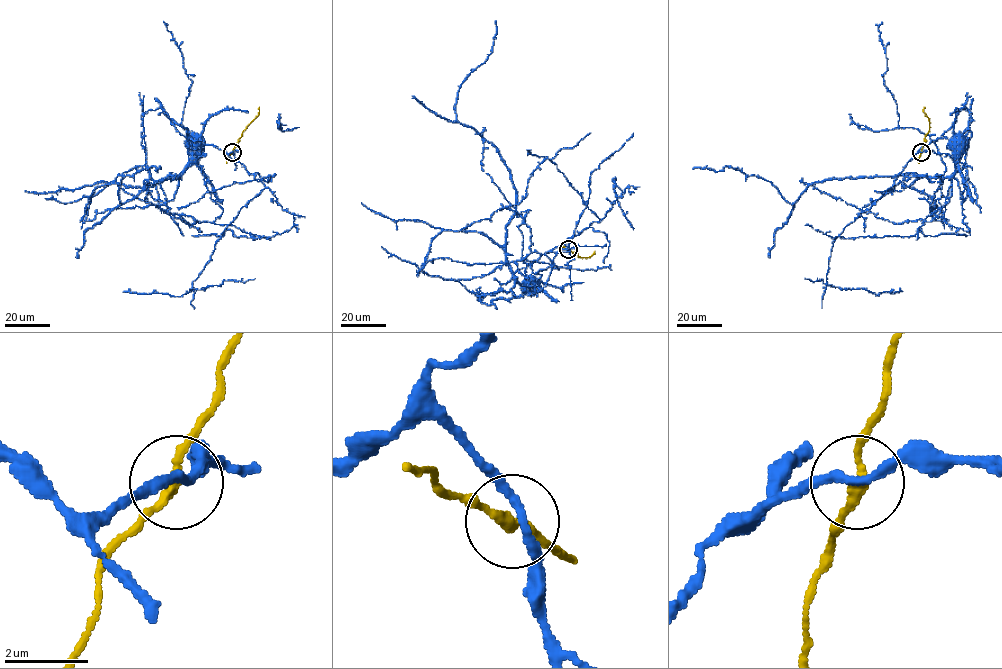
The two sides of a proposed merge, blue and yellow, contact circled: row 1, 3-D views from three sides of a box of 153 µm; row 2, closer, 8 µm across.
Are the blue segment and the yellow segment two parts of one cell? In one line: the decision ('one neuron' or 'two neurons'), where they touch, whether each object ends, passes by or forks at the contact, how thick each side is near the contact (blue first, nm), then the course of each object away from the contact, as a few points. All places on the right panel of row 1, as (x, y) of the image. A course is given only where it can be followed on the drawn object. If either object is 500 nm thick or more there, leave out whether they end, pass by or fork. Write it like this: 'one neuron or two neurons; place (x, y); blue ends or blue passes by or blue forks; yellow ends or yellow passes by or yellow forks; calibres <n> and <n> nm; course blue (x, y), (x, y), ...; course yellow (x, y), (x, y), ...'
two neurons; place (921, 152); blue passes by; yellow passes by; calibres 200 and 200 nm; course blue (921, 152), (916, 153), (955, 123), (958, 109), (971, 113), (963, 201), (954, 176), (952, 140), (958, 135); course yellow (921, 152), (930, 129), (929, 118), (923, 111), (925, 107)

